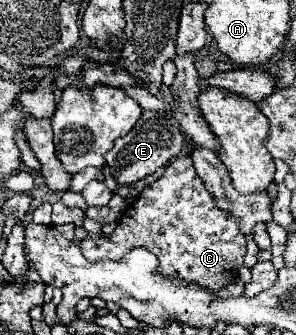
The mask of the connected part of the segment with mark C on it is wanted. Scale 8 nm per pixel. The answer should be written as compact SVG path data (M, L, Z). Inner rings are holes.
M176 157L164 167L160 179L150 183L138 199L126 209L112 235L86 235L80 249L86 259L118 259L132 247L146 247L158 257L158 273L180 277L188 283L210 287L212 291L226 289L244 265L246 241L240 233L238 219L230 211L222 211L188 157Z

